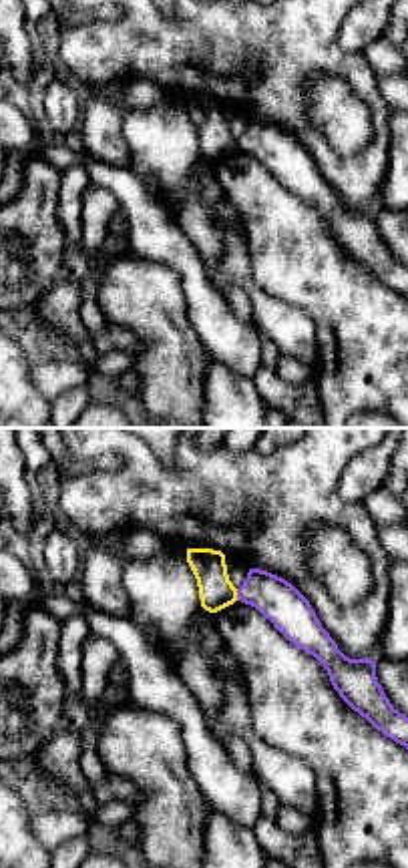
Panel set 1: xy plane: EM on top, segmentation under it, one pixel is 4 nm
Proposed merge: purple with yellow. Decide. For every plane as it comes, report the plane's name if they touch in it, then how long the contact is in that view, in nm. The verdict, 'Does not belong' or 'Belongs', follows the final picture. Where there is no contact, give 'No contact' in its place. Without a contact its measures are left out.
Touches purple in xy. Shared border 50 nm

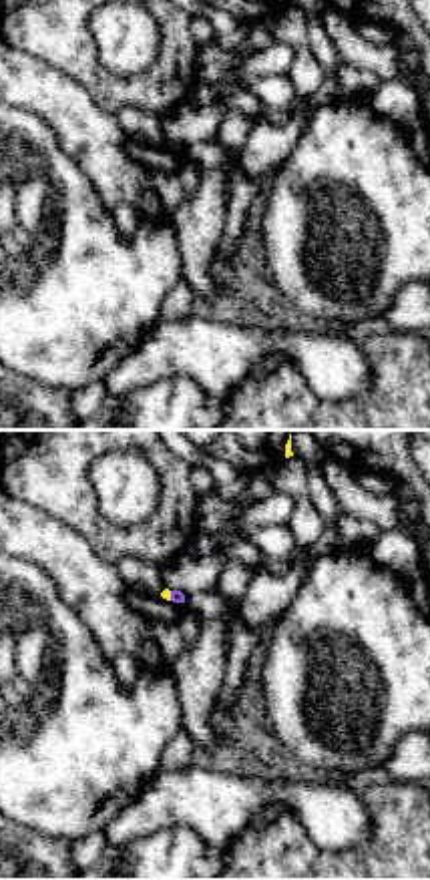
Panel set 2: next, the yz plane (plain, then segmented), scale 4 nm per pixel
Touches purple in yz. Shared border 40 nm

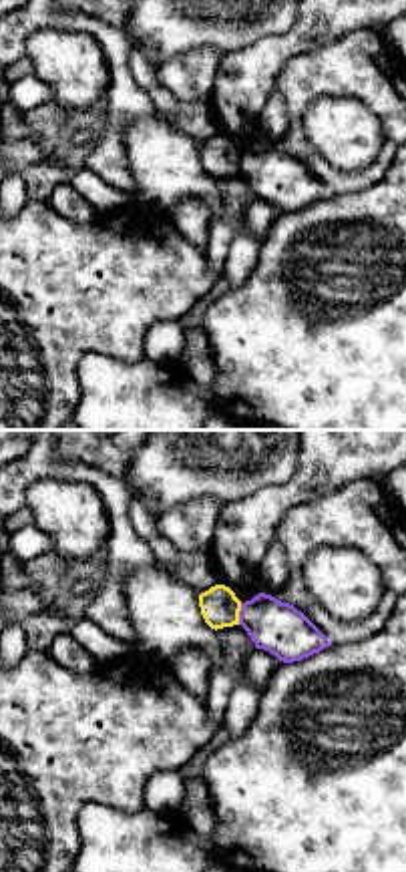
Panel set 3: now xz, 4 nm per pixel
Touches purple in xz. Shared border 90 nm

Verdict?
Does not belong

